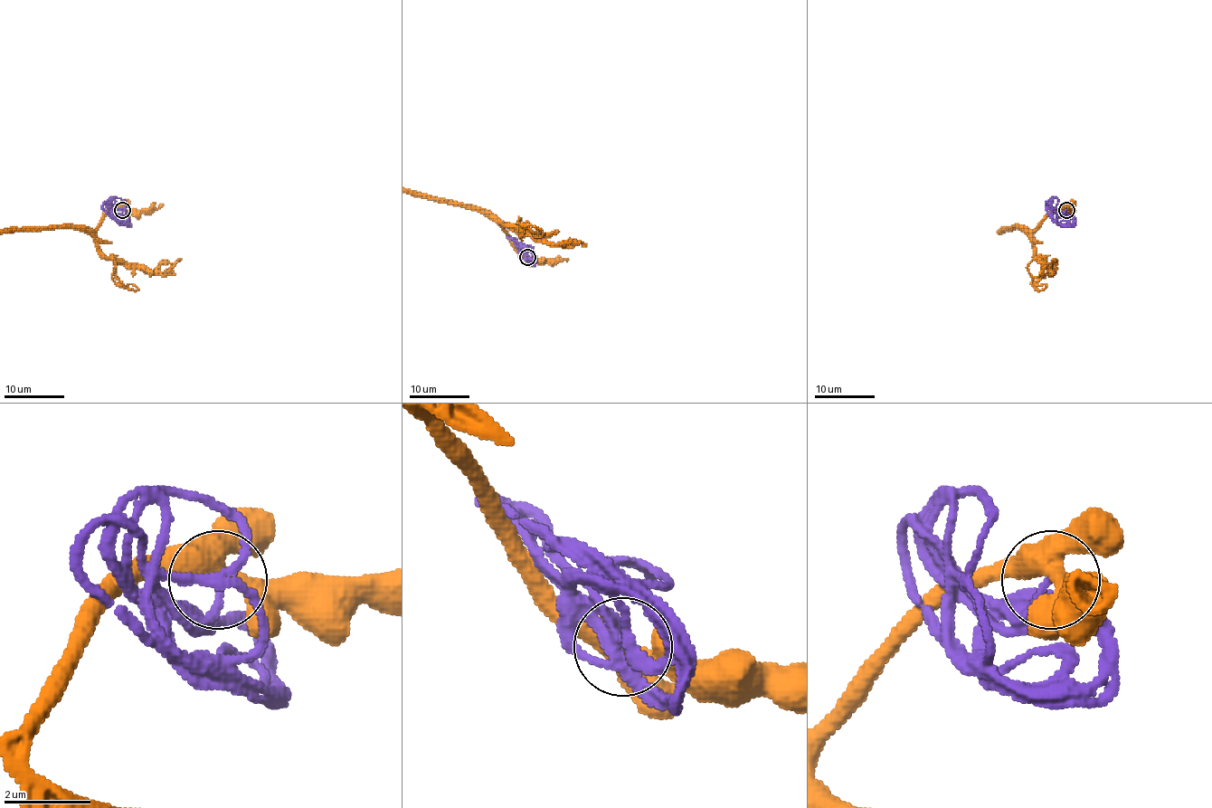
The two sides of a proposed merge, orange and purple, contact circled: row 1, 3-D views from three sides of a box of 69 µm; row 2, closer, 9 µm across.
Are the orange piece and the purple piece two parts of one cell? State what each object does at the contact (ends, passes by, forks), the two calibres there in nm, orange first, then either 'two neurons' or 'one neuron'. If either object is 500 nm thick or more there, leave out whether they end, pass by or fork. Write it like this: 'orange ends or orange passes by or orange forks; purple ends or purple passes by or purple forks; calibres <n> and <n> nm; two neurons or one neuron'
orange forks; purple ends; calibres 420 and 150 nm; two neurons

